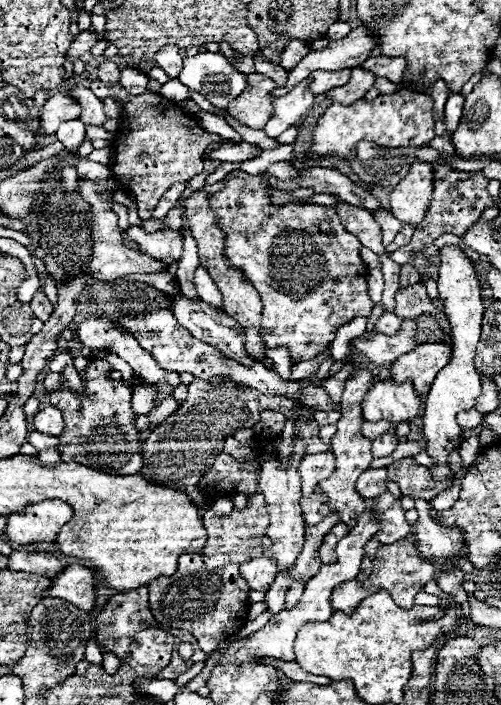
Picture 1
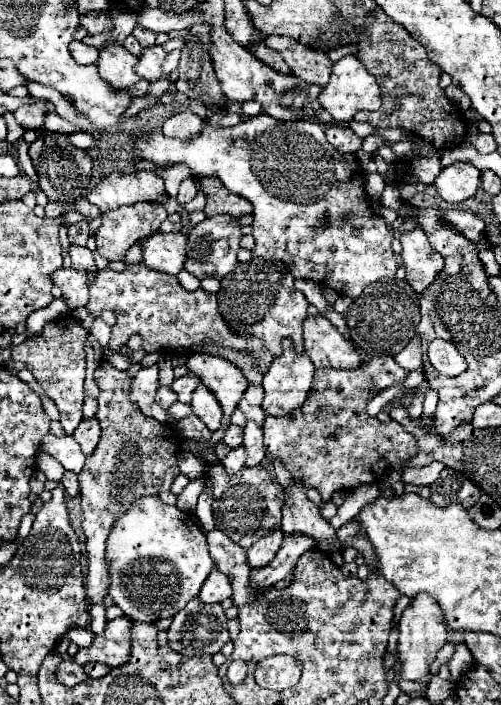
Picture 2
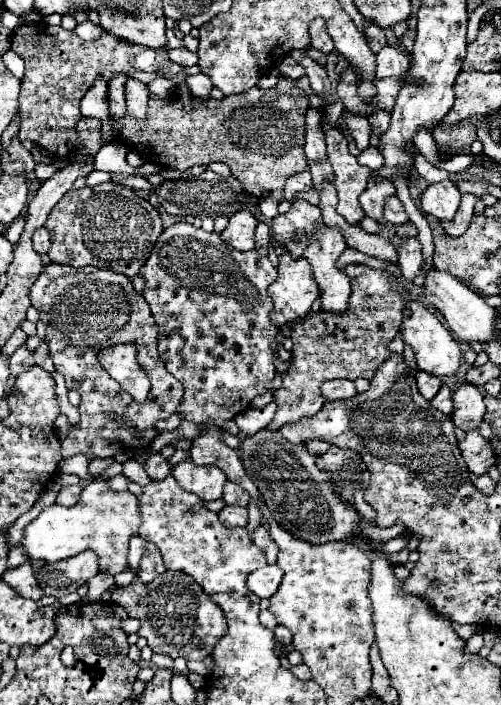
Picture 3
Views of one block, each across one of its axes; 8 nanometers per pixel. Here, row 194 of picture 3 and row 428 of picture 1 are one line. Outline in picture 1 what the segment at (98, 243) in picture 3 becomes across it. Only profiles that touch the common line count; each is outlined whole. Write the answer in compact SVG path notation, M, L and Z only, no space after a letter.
M88 358L84 368L86 378L84 392L72 388L58 388L50 392L50 402L60 408L64 416L64 432L60 434L60 444L56 450L62 460L76 460L88 468L102 470L108 474L138 474L142 468L144 452L144 432L134 426L136 414L132 412L132 388L130 382L110 380L108 372L114 370L106 360Z

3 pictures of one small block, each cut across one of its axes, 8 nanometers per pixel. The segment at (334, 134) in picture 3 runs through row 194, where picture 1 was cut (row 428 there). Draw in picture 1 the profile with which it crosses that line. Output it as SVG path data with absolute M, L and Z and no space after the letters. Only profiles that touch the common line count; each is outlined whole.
M356 368L354 376L346 382L342 402L340 402L342 404L342 410L340 410L342 418L336 422L338 432L334 434L334 438L330 442L330 448L336 454L336 470L332 472L330 478L326 478L318 484L324 490L324 494L328 496L328 502L324 504L324 508L320 512L324 512L324 514L336 512L340 516L340 522L348 524L348 526L354 524L354 514L360 514L368 508L368 502L356 492L356 480L364 470L370 468L370 462L374 458L372 456L372 446L370 446L372 440L368 440L360 432L360 426L364 422L364 418L362 418L362 400L364 400L364 394L368 392L368 388L372 386L372 380L376 380L376 378L372 378L368 370Z

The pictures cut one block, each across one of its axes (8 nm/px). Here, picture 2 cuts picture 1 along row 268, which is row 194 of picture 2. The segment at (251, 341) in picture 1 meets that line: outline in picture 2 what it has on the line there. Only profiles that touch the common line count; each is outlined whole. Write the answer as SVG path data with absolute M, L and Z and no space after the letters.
M218 176L200 178L200 184L206 192L206 208L204 208L206 216L230 214L234 218L240 218L244 214L252 214L252 204L246 198L228 192Z

